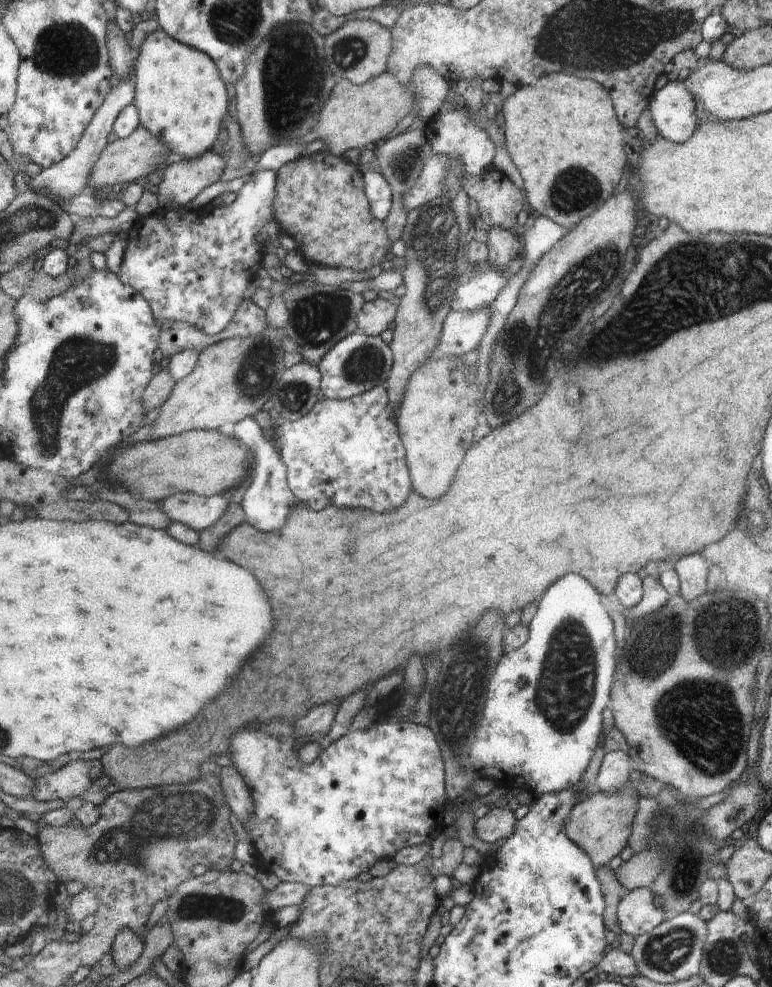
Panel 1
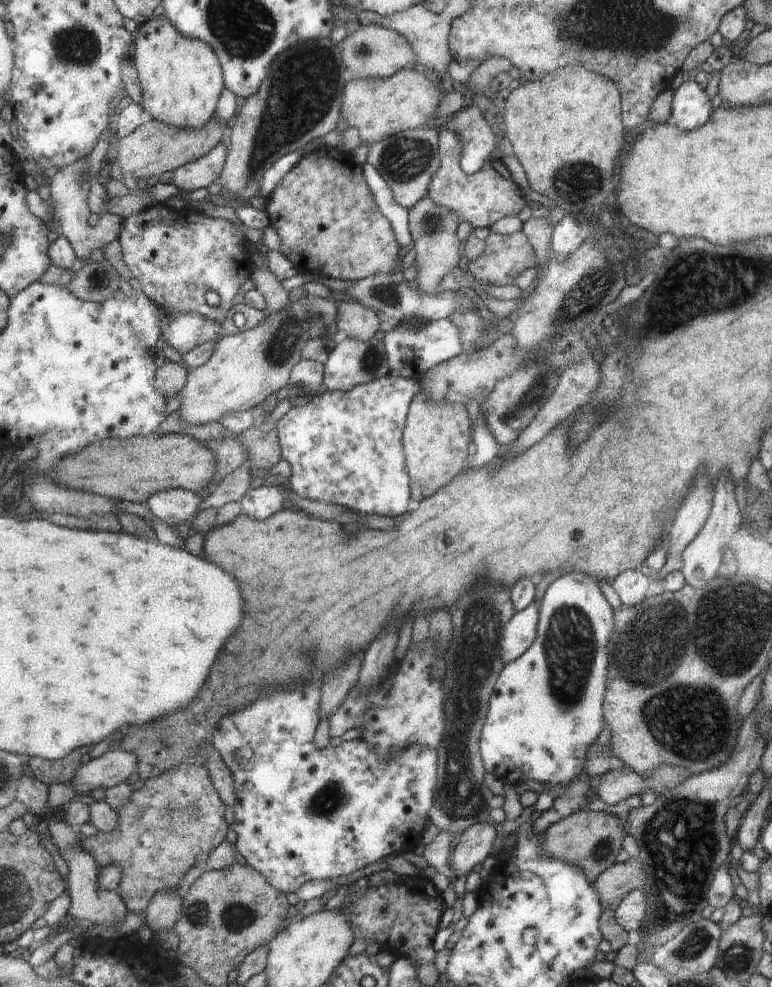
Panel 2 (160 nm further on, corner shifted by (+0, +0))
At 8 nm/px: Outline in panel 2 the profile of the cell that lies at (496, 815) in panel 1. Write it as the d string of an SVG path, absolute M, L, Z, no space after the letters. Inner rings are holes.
M490 821L476 822L460 834L460 842L450 854L449 868L455 878L466 876L491 854L497 831Z

